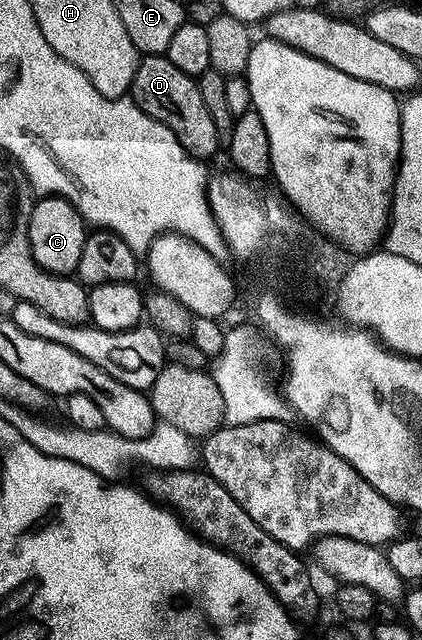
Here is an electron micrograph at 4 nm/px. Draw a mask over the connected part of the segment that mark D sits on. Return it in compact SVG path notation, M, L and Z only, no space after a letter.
M146 55L139 60L129 96L140 107L140 111L164 123L164 127L176 135L184 151L191 157L207 159L214 152L219 152L216 123L212 123L212 115L204 103L204 95L200 95L197 80L184 75L184 71L175 67L165 55Z

